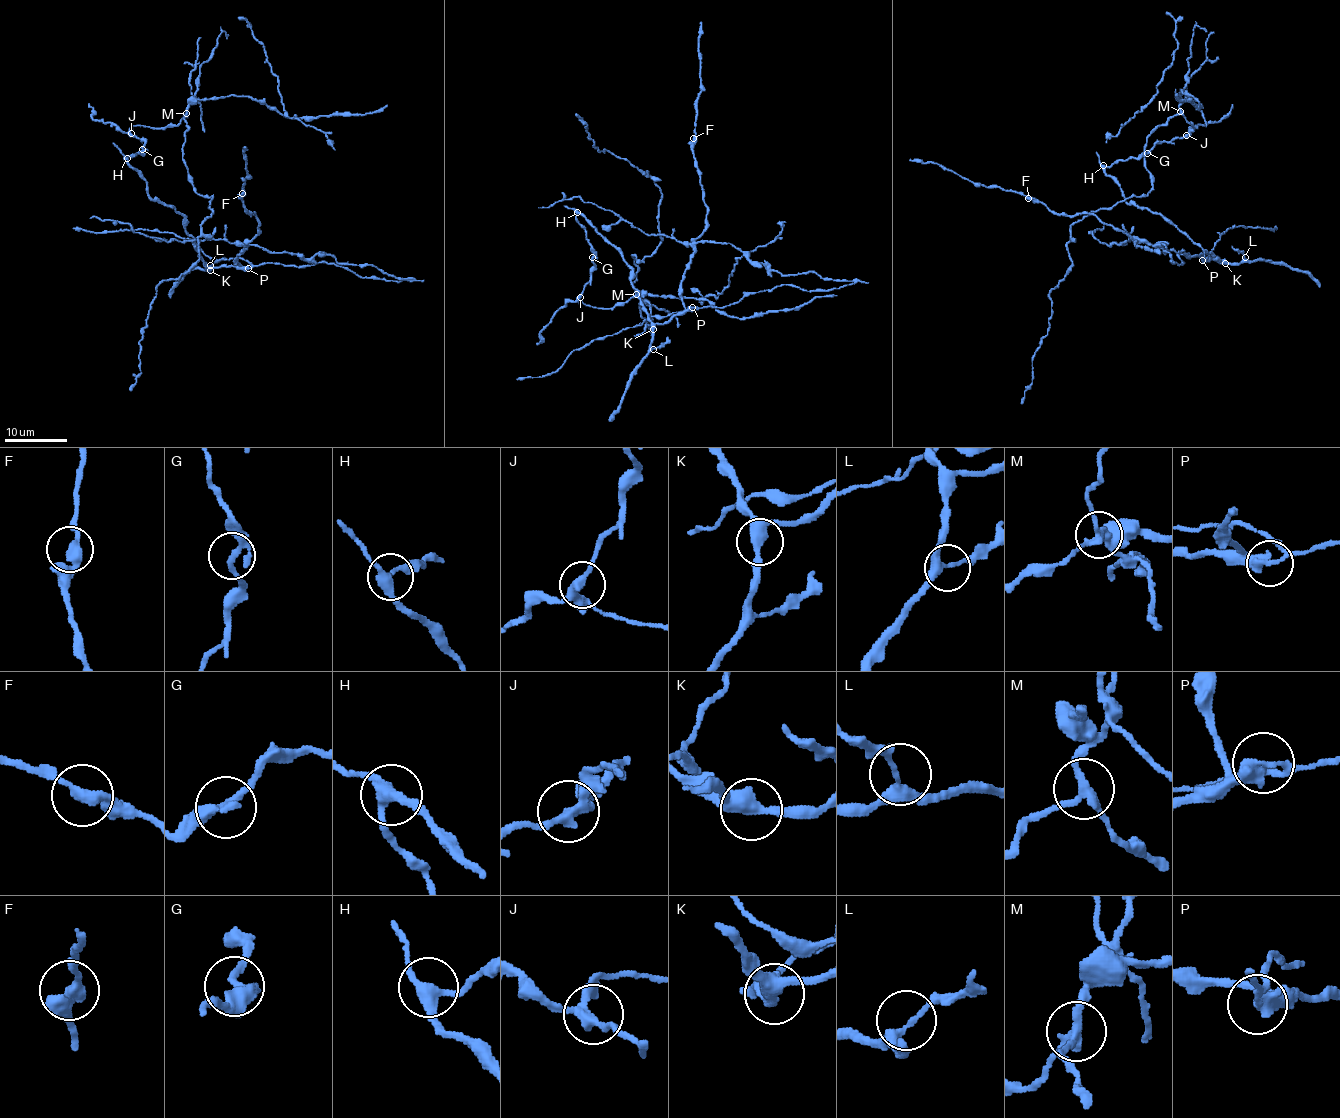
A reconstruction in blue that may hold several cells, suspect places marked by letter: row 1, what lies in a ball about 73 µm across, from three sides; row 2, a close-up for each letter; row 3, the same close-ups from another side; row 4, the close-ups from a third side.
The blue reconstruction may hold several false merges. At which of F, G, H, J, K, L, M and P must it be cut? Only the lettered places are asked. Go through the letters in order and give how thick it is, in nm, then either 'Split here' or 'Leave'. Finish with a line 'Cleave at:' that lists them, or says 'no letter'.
F: Thickness 360 nm. Leave
G: Thickness 280 nm. Leave
H: Thickness 320 nm. Leave
J: Thickness 280 nm. Leave
K: Thickness 360 nm. Leave
L: Thickness 240 nm. Leave
M: Thickness 240 nm. Split here
P: Thickness 300 nm. Split here
Cleave at: M, P

